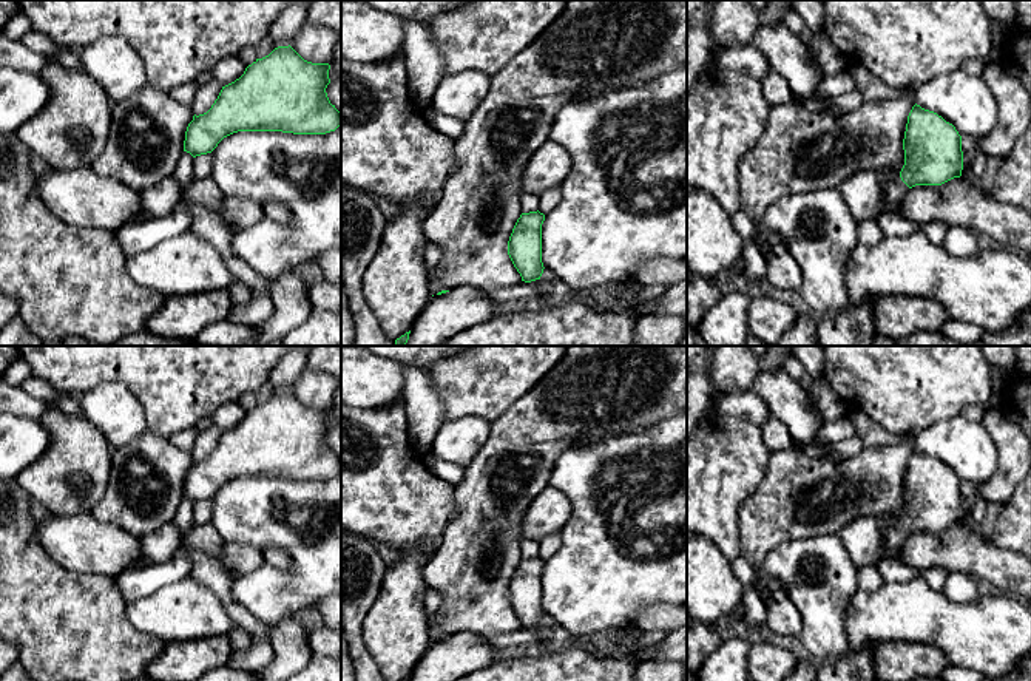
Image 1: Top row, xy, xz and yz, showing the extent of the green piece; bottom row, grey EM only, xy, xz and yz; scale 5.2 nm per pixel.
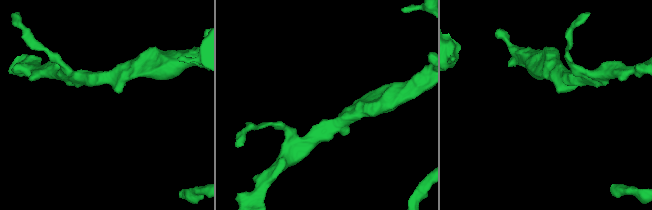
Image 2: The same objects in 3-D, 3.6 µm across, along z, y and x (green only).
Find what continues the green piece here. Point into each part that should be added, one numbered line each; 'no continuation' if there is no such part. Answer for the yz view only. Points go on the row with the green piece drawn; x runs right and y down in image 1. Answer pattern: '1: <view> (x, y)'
1: yz (895, 190)

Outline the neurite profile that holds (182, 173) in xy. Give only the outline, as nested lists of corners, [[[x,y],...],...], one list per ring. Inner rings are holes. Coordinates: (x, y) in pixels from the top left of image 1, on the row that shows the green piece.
[[[182,151],[173,173],[173,178],[181,185],[181,188],[188,187],[190,182],[193,181],[193,162],[194,158],[190,153]]]

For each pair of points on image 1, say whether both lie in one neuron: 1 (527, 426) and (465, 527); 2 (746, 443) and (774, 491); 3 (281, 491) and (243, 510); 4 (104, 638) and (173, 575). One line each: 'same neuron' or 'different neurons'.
1: same neuron
2: different neurons
3: same neuron
4: different neurons

